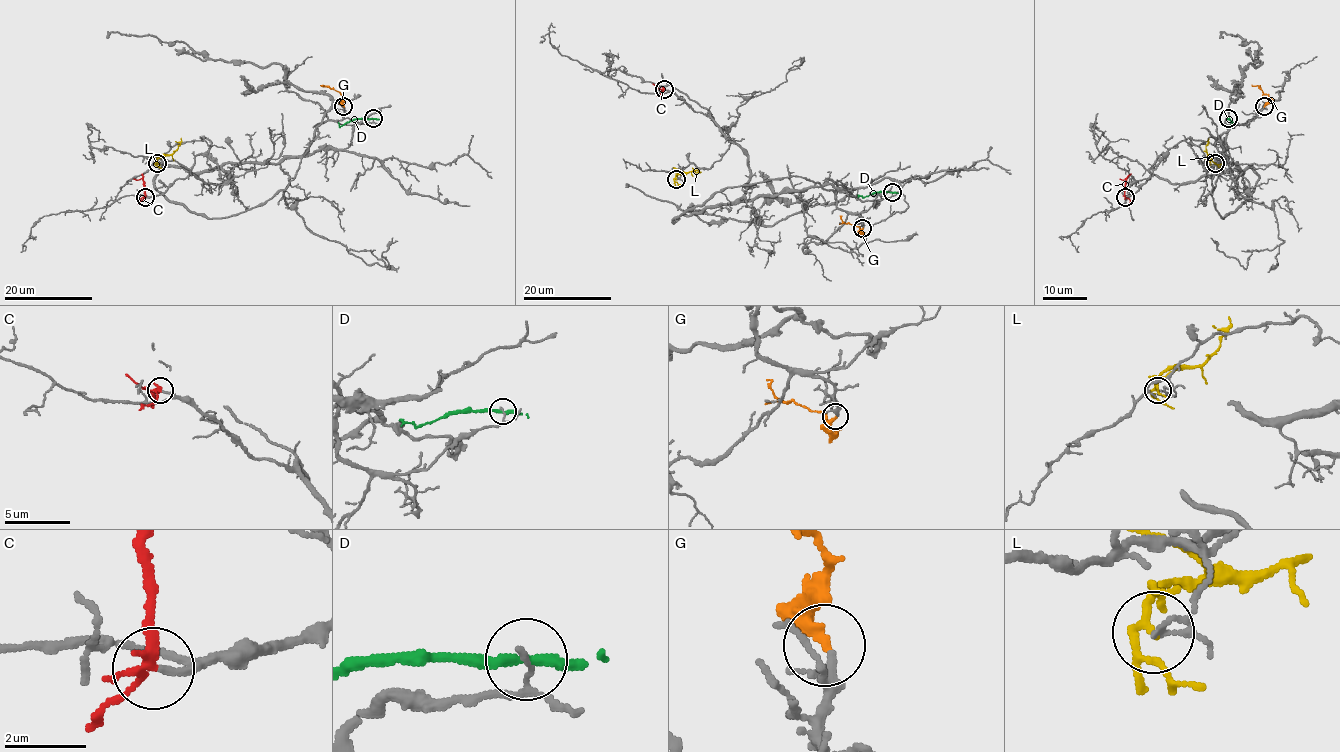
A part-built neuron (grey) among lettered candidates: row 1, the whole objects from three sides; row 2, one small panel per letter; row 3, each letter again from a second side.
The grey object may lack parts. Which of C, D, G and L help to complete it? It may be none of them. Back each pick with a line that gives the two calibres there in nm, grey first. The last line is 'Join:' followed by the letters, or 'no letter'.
C: Thickness 180 nm (grey) against 200 nm
G: Thickness 170 nm (grey) against 280 nm
Join: C, G

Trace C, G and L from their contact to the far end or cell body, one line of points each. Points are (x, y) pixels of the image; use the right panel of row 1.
C: (1125, 197), (1125, 179), (1120, 179)
G: (1264, 106), (1269, 96), (1252, 84)
L: (1214, 162), (1206, 149), (1209, 138)

